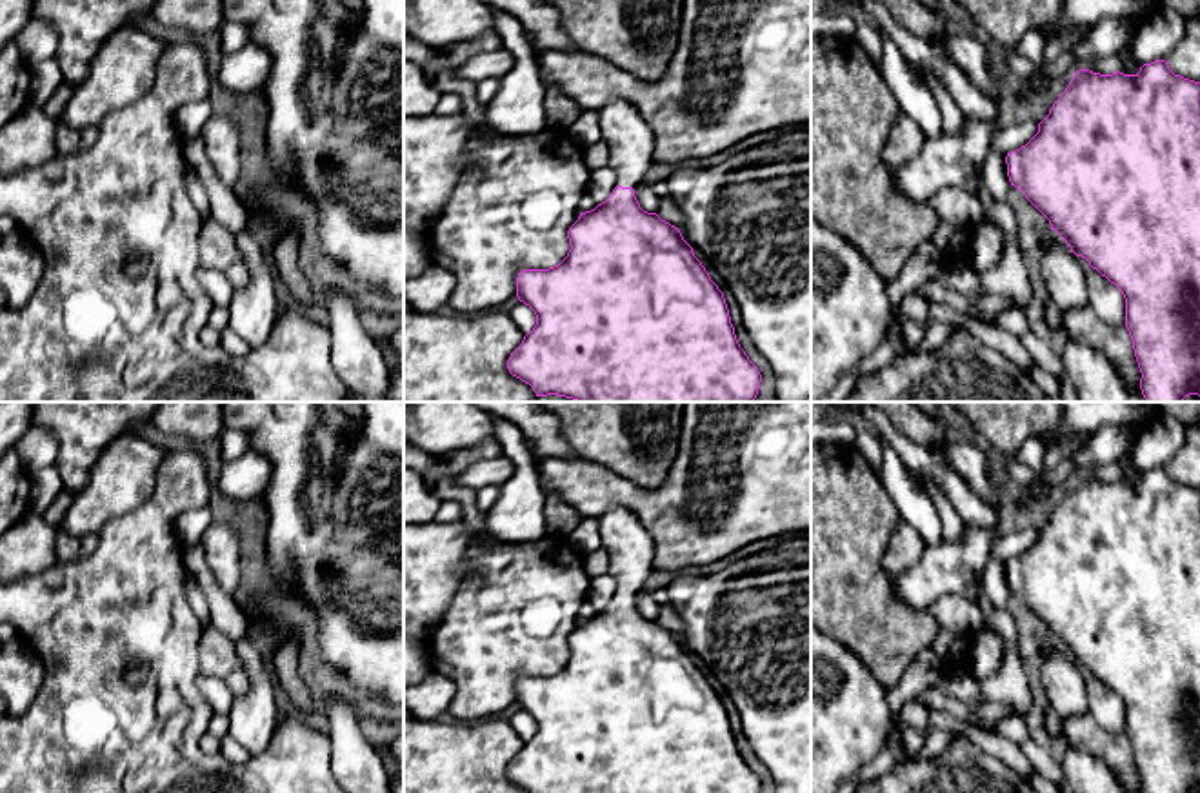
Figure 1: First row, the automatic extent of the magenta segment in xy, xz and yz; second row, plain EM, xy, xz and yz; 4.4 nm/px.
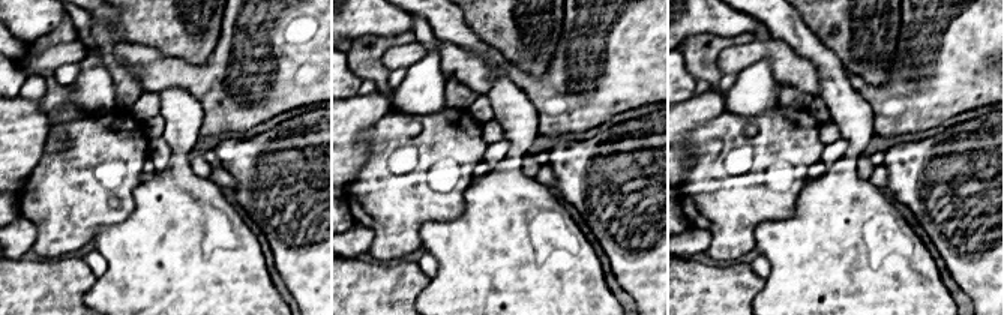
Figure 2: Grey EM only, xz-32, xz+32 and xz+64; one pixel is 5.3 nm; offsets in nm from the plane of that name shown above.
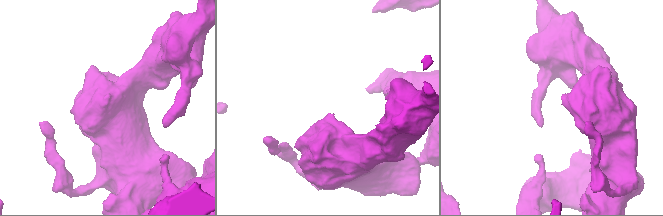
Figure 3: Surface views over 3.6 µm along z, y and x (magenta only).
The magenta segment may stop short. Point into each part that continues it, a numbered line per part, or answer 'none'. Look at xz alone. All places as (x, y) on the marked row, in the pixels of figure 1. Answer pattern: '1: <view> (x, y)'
1: xz (631, 140)

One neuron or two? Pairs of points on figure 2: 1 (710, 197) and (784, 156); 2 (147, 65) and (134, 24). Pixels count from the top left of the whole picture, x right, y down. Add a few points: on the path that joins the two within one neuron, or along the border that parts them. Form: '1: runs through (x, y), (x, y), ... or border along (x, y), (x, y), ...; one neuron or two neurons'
1: runs through (728, 189), (766, 158); one neuron
2: border along (113, 47), (147, 45), (174, 57); two neurons

